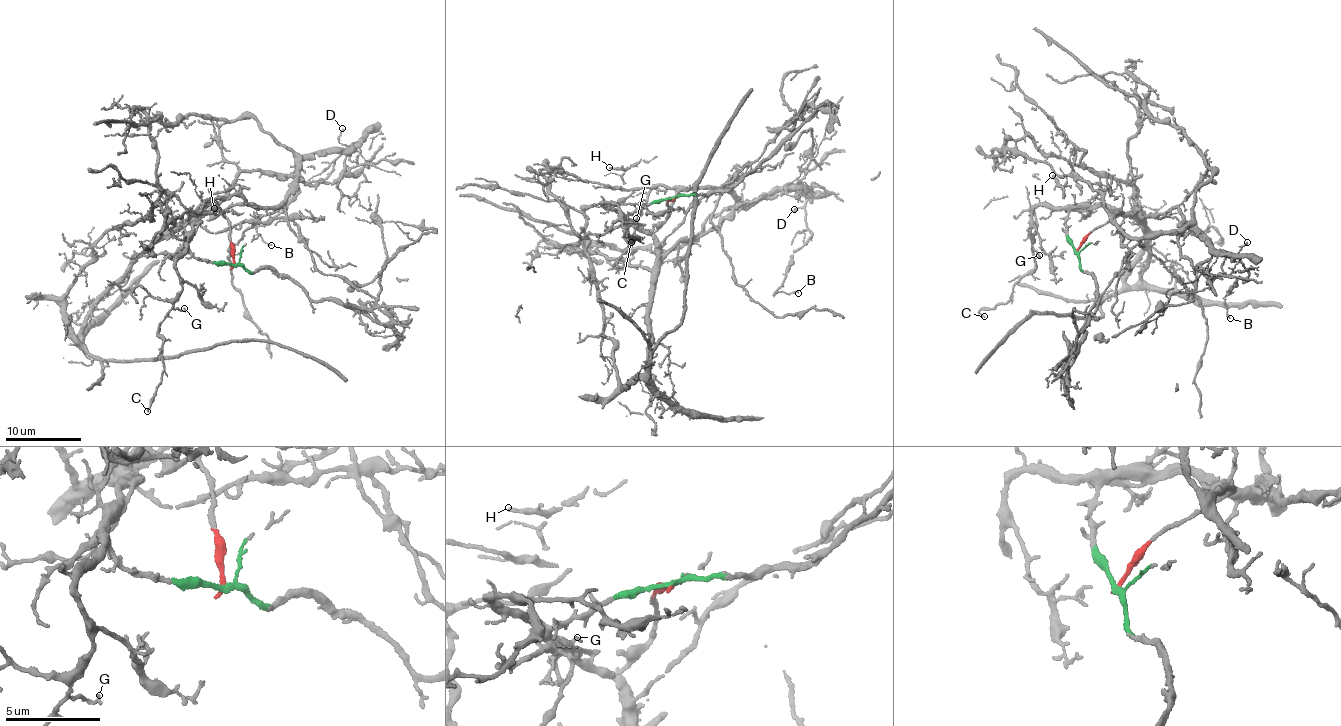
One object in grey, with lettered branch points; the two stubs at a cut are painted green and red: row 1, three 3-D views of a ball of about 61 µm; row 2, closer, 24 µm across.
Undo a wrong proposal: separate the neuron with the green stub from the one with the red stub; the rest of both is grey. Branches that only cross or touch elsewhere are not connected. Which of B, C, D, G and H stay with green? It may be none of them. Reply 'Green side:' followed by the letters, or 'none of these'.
Green side: C, G

